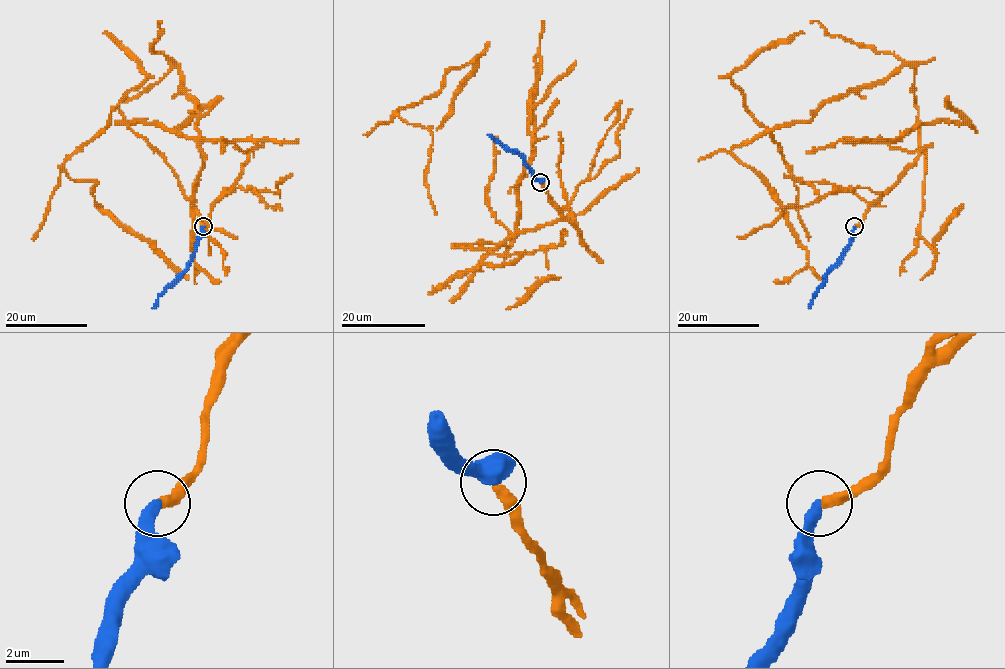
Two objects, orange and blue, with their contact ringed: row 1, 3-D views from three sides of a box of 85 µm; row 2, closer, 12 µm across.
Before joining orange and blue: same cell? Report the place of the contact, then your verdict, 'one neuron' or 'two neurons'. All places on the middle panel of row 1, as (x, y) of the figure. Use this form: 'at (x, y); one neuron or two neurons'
at (540, 182); one neuron

